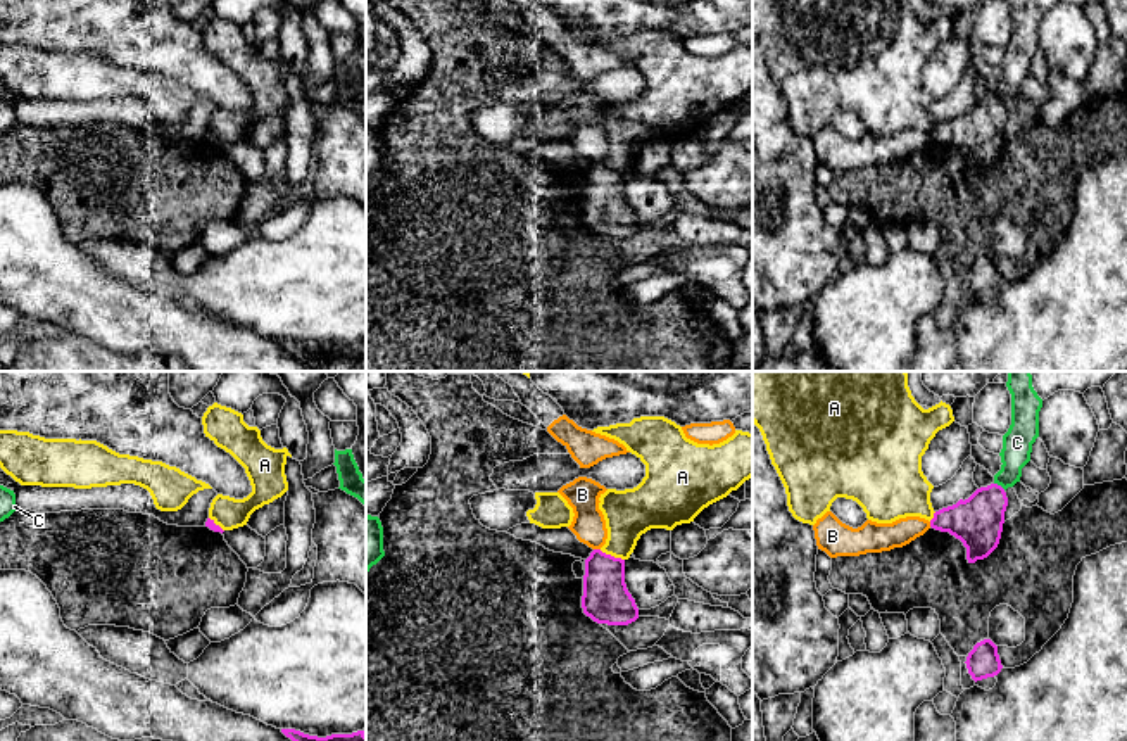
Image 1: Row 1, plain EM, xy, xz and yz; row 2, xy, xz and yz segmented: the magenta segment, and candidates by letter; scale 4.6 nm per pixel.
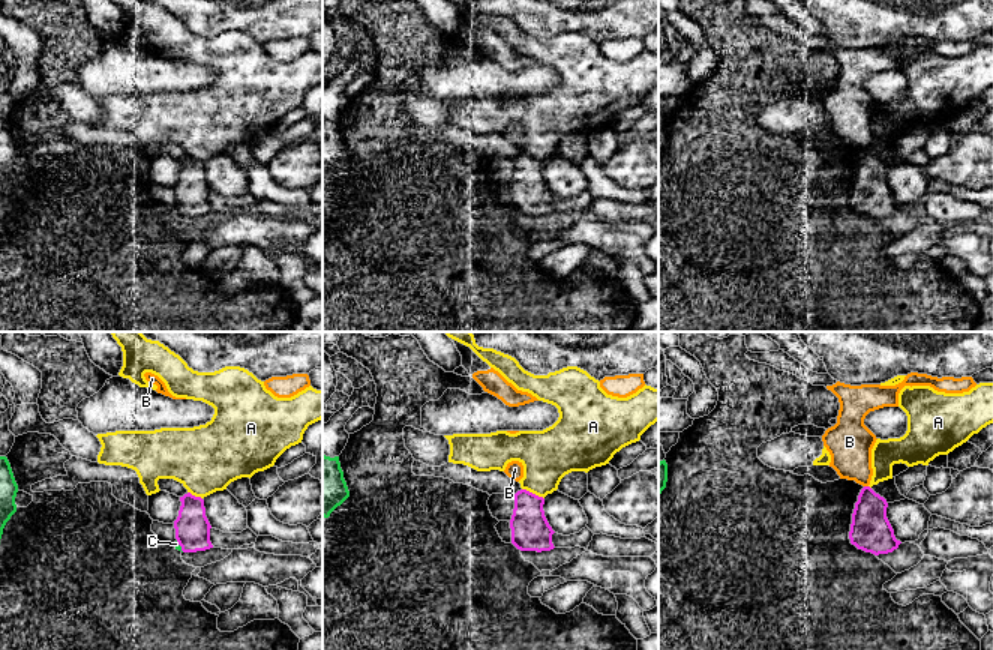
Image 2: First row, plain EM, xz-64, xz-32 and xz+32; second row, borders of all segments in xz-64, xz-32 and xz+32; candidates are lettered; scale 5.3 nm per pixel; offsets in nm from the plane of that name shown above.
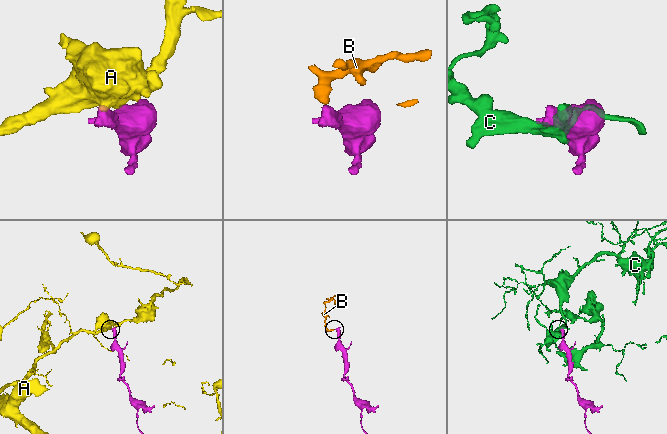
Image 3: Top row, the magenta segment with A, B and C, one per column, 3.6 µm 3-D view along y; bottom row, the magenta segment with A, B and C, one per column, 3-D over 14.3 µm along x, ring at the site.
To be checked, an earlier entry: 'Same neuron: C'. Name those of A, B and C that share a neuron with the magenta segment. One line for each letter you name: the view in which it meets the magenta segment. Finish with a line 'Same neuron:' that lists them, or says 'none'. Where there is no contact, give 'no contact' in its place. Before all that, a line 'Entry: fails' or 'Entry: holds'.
Entry: holds
C: yz
Same neuron: C

